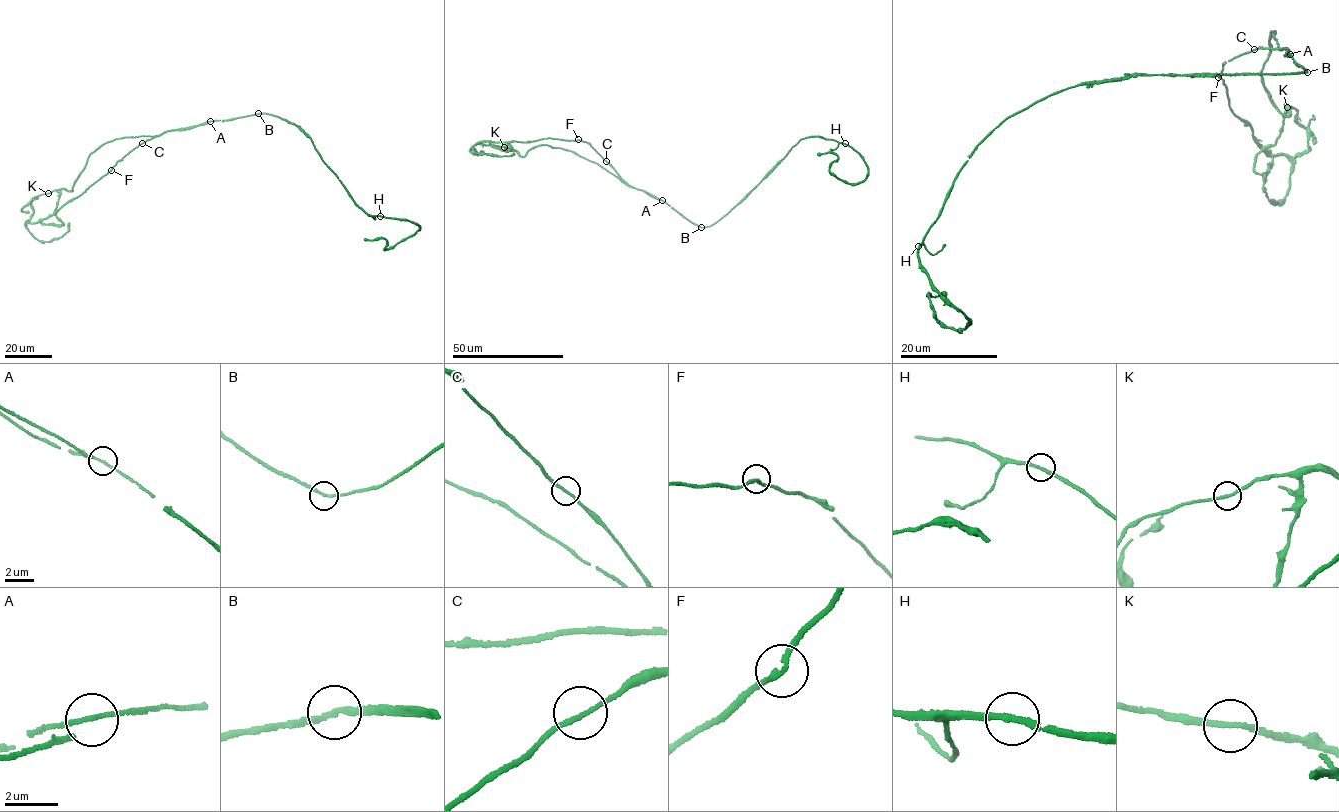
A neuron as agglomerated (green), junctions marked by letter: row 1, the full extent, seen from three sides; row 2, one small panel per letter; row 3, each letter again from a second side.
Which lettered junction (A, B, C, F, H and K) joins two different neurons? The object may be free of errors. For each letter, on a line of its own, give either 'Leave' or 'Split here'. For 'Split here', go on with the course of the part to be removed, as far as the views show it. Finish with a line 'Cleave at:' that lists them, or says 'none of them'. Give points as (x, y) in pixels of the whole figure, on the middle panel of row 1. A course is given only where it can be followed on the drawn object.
A: Leave
B: Leave
C: Leave
F: Leave
H: Leave
K: Leave
Cleave at: none of them

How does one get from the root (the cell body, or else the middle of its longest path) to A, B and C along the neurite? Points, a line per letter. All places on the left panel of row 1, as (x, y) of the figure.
A: (241, 117), (209, 121)
B: (241, 117), (258, 113)
C: (241, 117), (170, 130), (142, 143)

